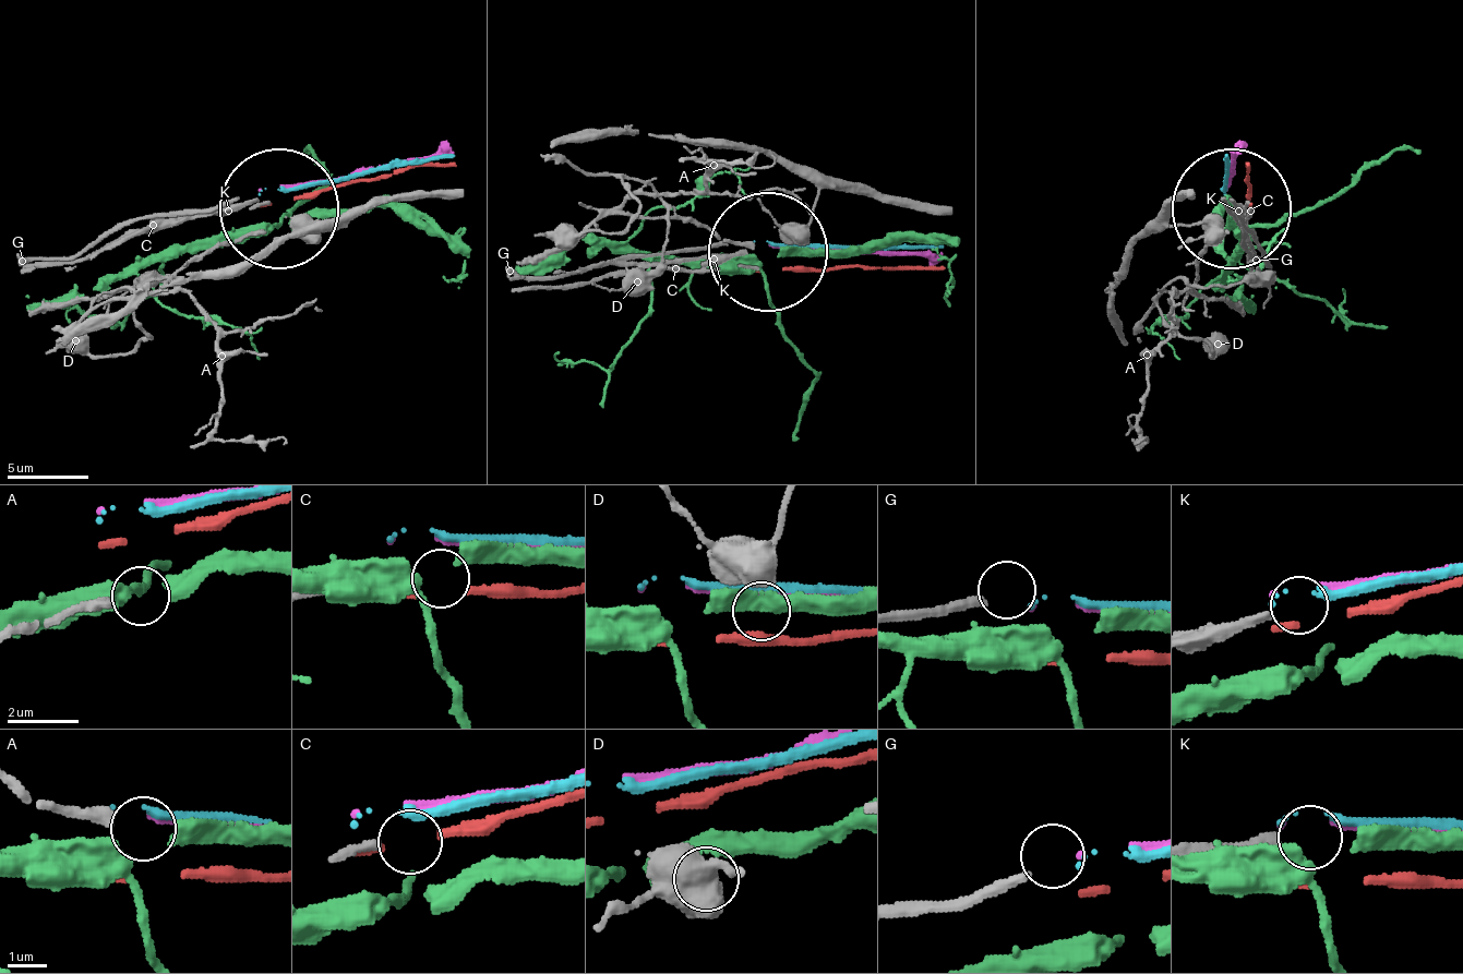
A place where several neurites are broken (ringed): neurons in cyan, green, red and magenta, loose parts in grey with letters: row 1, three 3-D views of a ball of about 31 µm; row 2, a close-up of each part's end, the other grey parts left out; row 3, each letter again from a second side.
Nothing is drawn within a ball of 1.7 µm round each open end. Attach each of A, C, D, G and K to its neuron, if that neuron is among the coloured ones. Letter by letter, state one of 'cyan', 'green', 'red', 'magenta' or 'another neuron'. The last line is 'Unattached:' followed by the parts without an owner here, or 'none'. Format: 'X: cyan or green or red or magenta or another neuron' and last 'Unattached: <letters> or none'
A: another neuron
C: another neuron
D: another neuron
G: cyan
K: another neuron
Unattached: A, C, D, K

